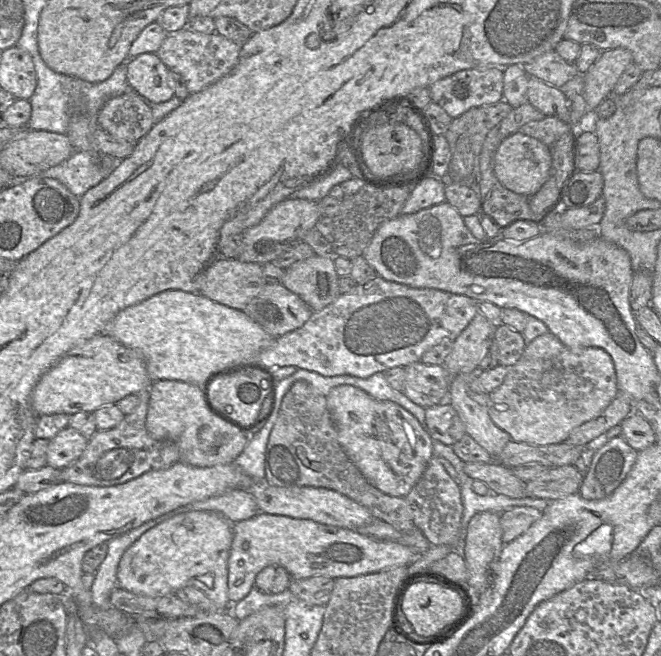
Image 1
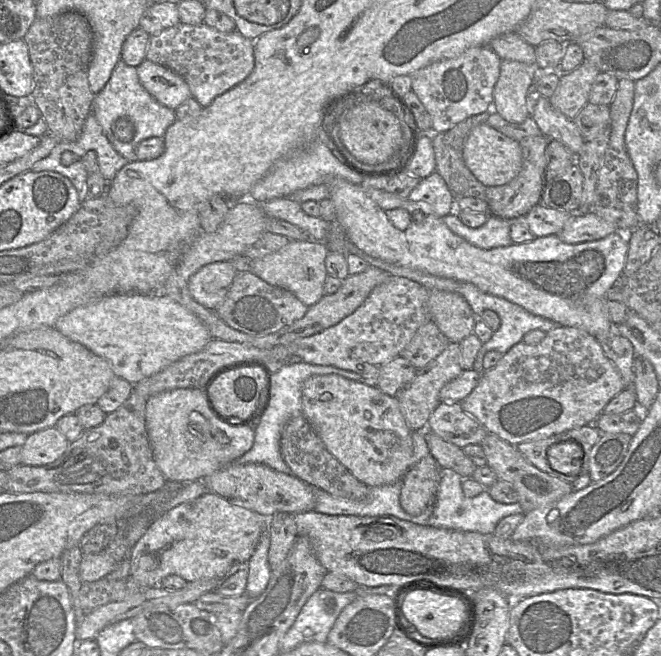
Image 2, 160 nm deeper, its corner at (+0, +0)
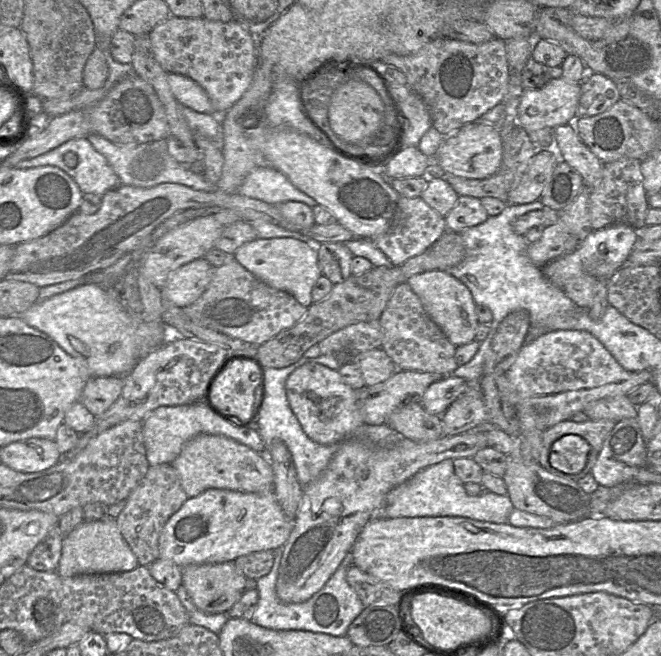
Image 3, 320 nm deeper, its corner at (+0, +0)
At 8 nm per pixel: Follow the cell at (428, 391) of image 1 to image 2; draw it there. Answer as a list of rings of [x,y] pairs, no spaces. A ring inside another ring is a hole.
[[[398,356],[379,366],[377,388],[396,397],[414,379],[417,369],[405,358]]]

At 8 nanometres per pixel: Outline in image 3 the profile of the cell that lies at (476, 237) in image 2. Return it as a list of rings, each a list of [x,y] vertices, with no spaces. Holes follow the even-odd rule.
[[[540,199],[527,204],[507,204],[499,215],[489,216],[482,224],[460,232],[466,248],[466,256],[458,265],[449,268],[446,272],[468,287],[476,305],[490,309],[493,320],[490,323],[491,331],[484,341],[479,342],[477,353],[468,363],[456,368],[453,376],[479,384],[485,374],[485,364],[496,329],[510,313],[527,311],[530,317],[529,333],[535,333],[546,326],[549,318],[582,309],[567,297],[563,289],[550,282],[541,268],[532,263],[527,251],[529,243],[524,236],[516,234],[512,228],[513,221],[519,216],[544,208]]]

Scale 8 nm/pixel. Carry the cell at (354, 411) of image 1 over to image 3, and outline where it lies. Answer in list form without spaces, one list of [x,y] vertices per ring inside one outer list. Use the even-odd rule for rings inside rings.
[[[306,363],[287,377],[285,390],[289,406],[303,431],[318,444],[339,444],[355,439],[358,429],[365,425],[357,390],[344,383],[337,370],[318,363]]]

